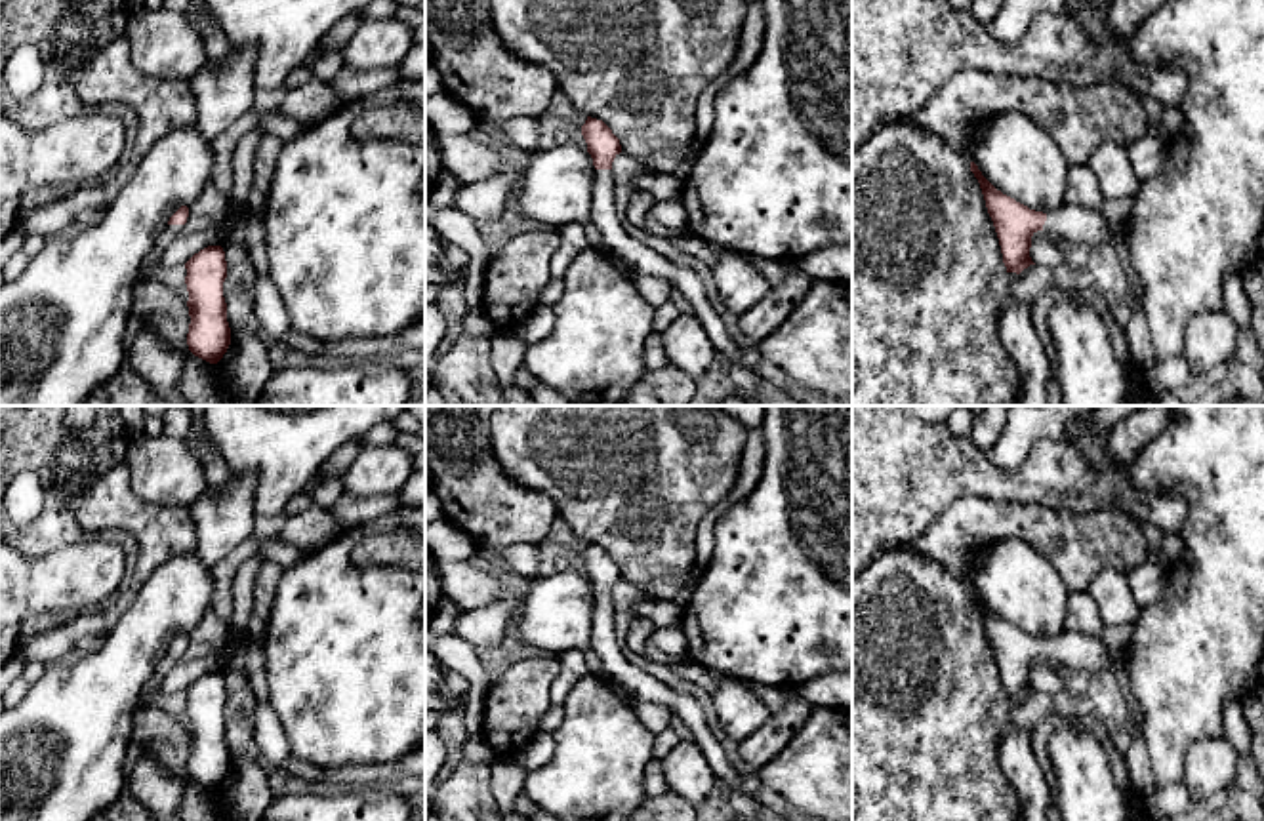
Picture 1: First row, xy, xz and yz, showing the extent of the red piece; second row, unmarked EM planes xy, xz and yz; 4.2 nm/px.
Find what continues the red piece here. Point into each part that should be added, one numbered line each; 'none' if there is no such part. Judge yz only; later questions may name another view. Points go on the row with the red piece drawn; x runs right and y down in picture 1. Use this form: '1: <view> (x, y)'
1: yz (1081, 225)

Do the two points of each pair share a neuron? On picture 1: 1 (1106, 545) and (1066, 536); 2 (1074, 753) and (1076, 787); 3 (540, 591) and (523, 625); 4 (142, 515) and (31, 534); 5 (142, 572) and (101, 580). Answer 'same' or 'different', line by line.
1: same
2: same
3: same
4: different
5: different

